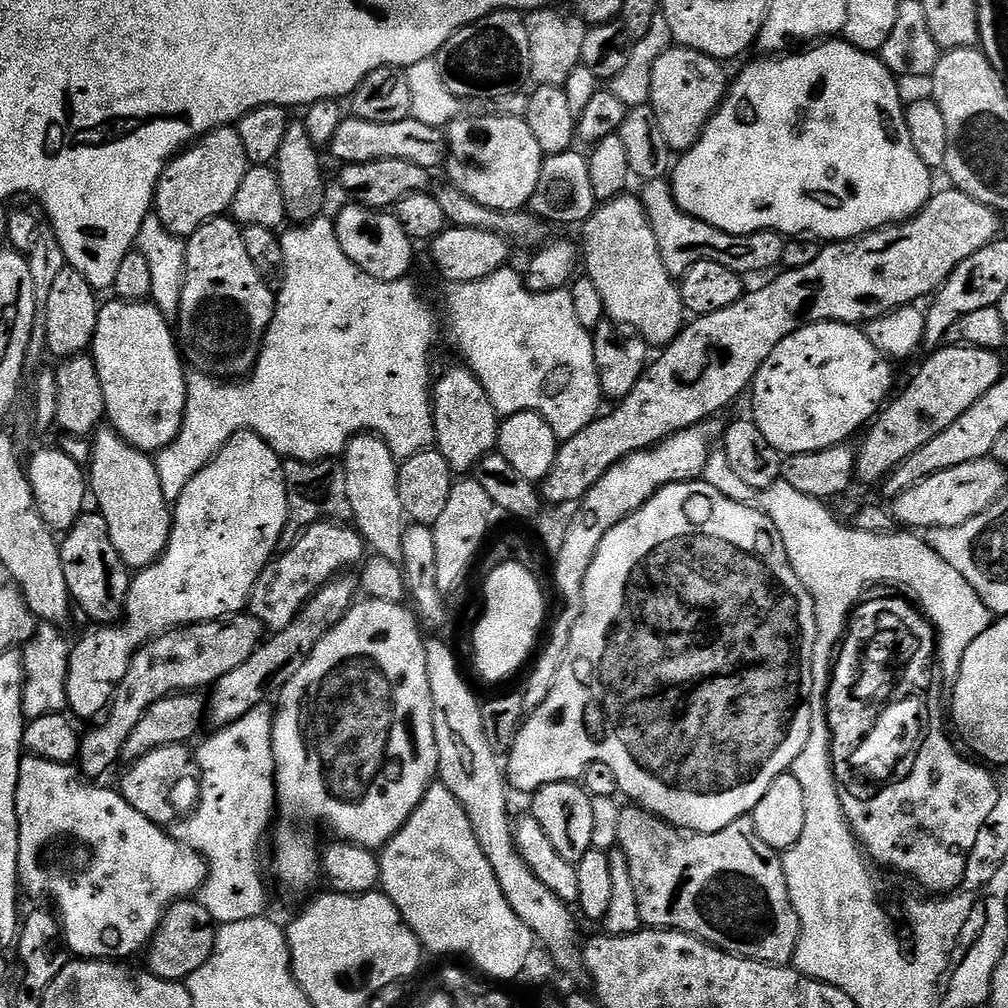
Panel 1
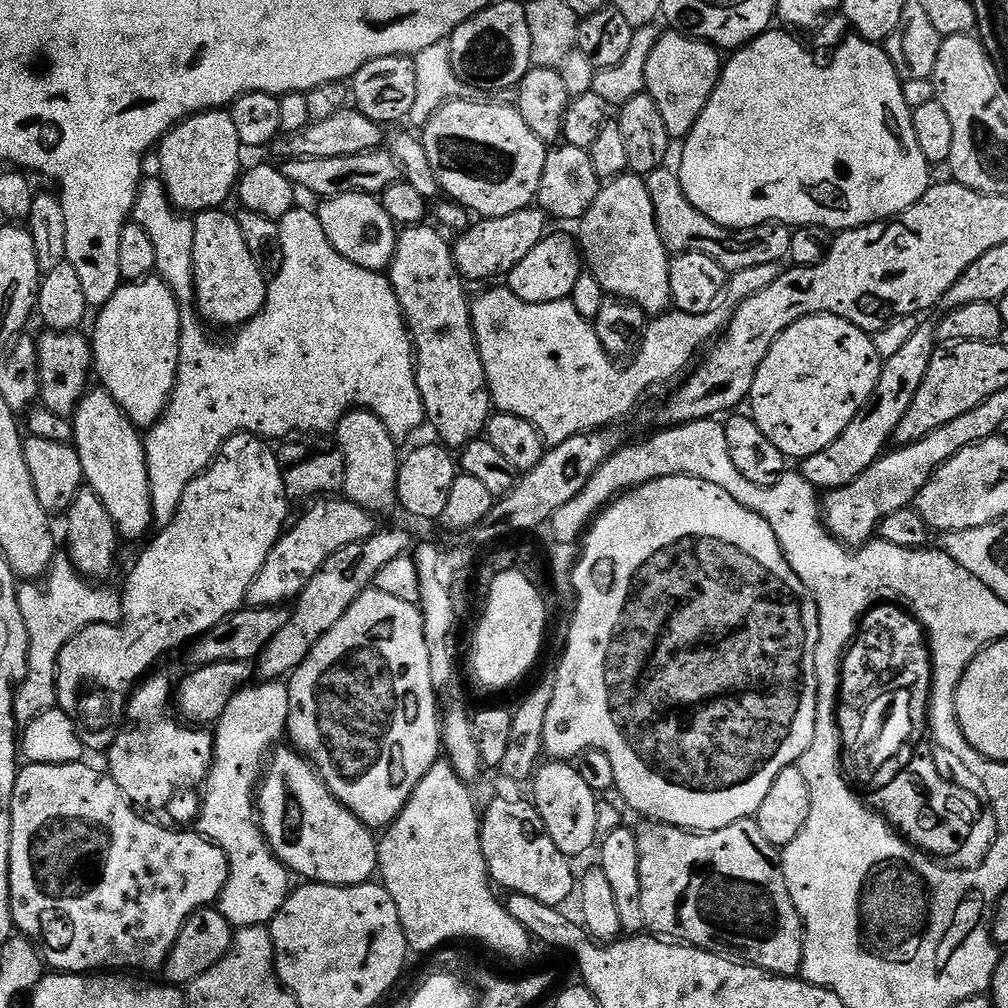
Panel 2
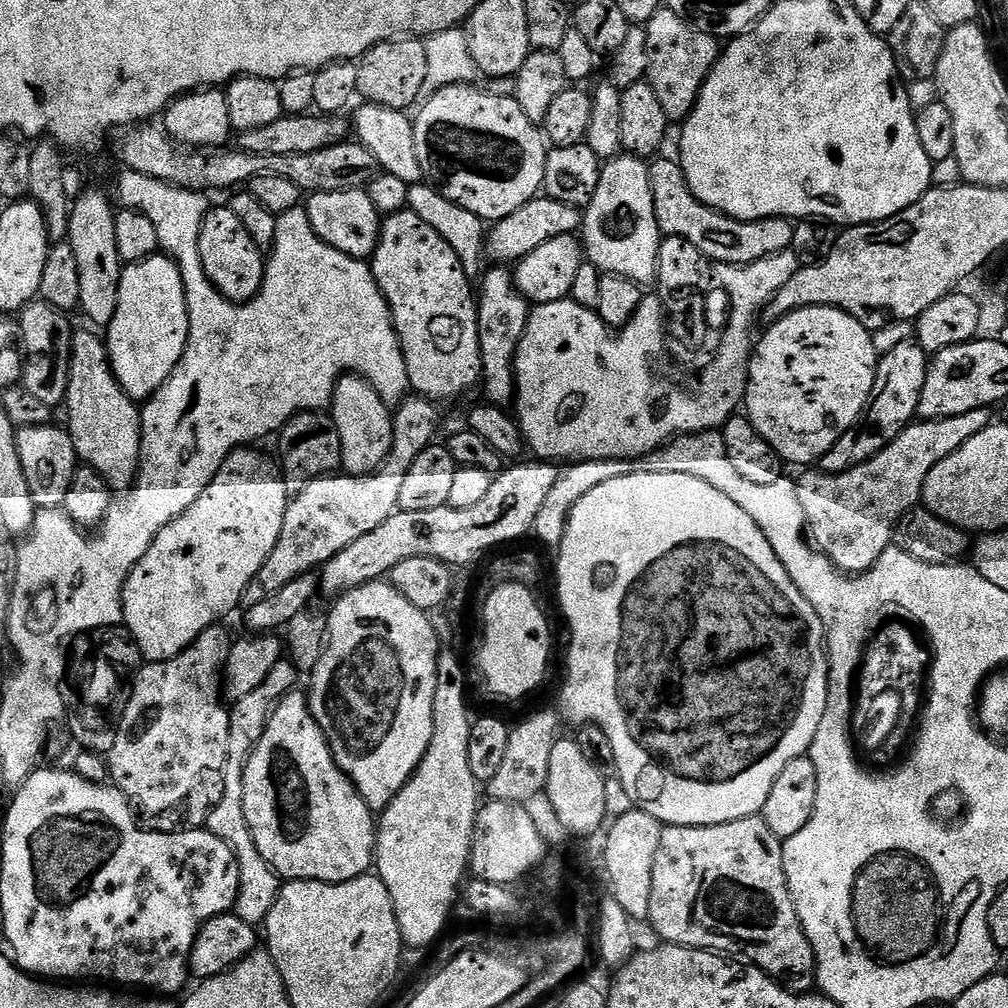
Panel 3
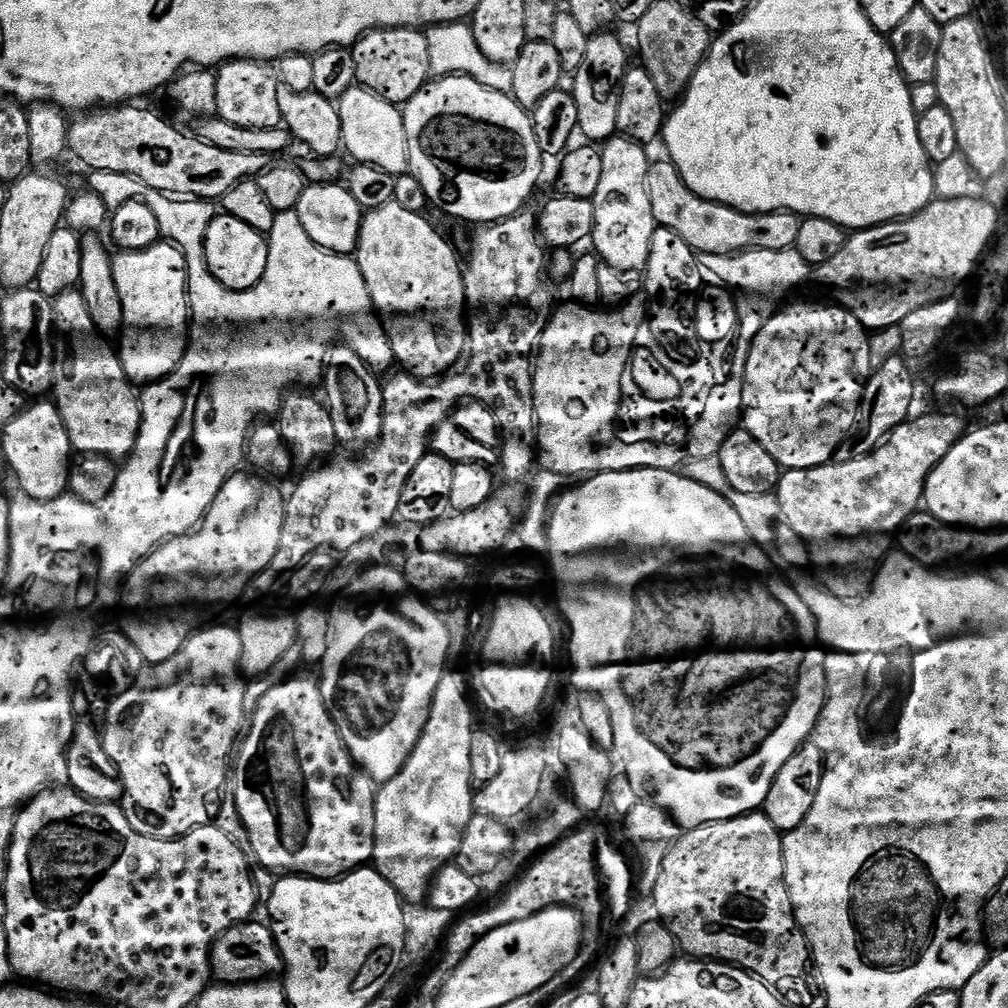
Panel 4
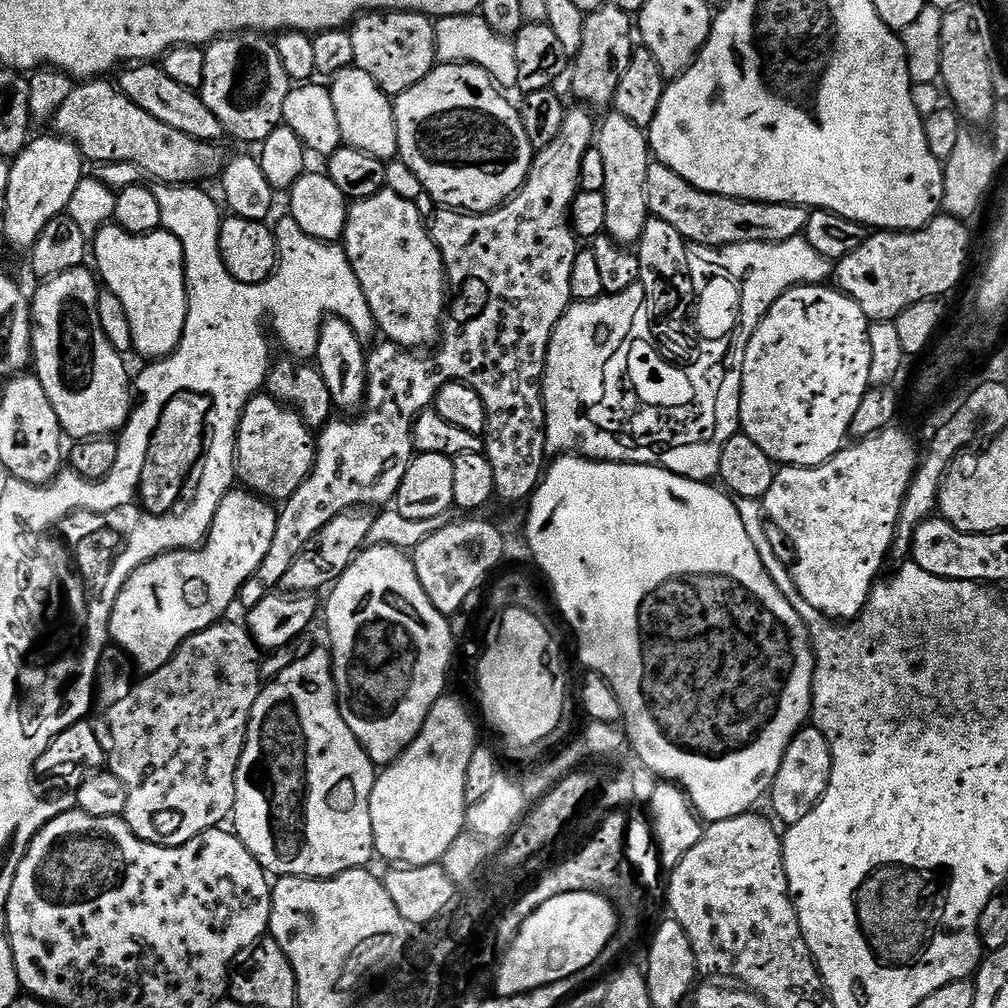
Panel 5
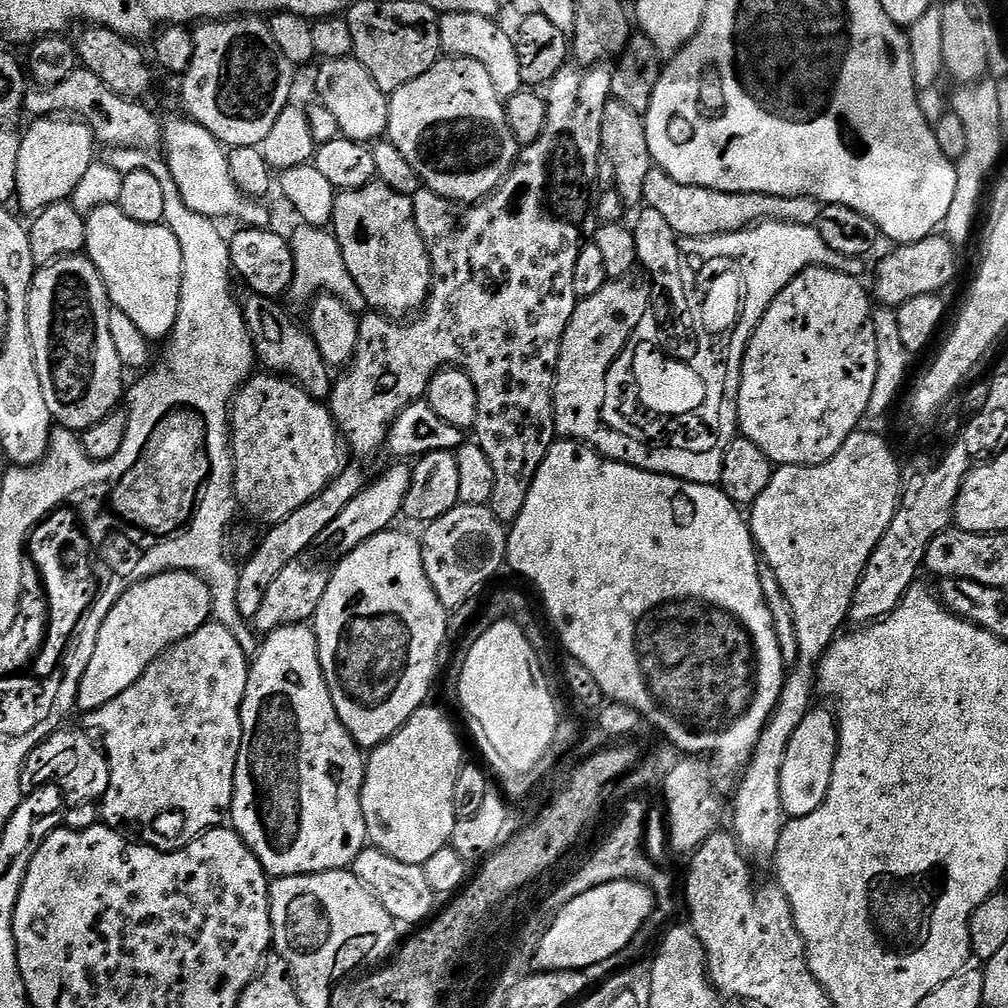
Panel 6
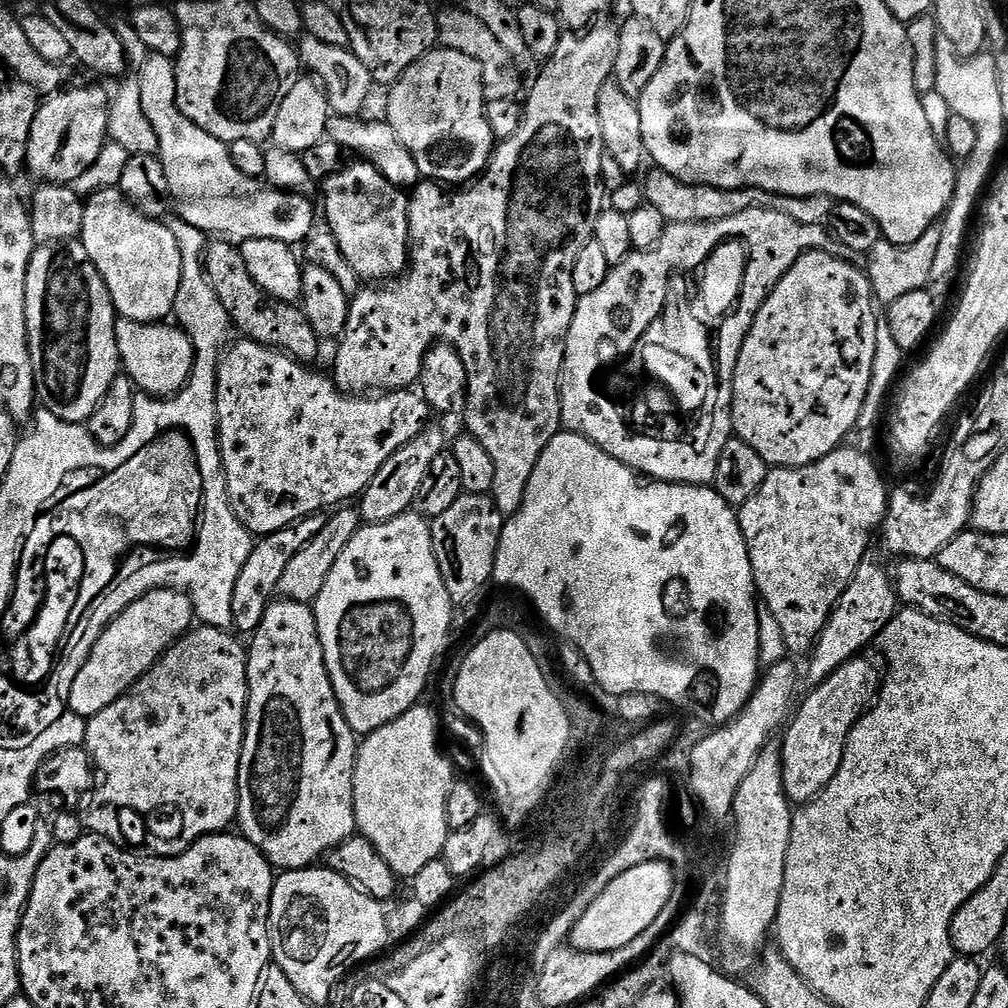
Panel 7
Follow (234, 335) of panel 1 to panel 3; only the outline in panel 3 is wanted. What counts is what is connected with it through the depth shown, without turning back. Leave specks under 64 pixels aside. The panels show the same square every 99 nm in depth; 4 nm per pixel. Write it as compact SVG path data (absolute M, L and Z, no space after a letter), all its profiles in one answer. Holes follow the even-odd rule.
M231 206L213 207L206 214L200 231L200 257L206 278L210 278L213 286L228 300L246 304L260 292L266 271L265 253L250 238L250 234L246 234L246 226L242 226Z

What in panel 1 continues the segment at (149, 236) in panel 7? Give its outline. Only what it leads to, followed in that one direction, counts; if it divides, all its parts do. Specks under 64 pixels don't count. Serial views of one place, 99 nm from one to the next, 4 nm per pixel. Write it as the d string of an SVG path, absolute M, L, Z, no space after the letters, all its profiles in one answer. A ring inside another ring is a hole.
M112 298L108 305L105 303L100 309L90 349L90 355L96 362L98 378L102 382L102 394L106 398L104 414L107 423L130 446L149 454L161 452L170 446L170 442L174 442L182 426L186 406L186 364L173 325L171 328L168 320L169 317L151 302Z

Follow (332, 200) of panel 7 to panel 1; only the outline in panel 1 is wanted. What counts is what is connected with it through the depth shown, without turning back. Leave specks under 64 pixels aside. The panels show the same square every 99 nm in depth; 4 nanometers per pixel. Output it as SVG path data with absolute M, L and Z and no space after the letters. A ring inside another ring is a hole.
M467 366L452 368L445 376L437 375L432 386L432 417L436 431L435 451L446 458L453 473L468 474L476 464L493 455L500 433L501 417L497 416L482 382Z

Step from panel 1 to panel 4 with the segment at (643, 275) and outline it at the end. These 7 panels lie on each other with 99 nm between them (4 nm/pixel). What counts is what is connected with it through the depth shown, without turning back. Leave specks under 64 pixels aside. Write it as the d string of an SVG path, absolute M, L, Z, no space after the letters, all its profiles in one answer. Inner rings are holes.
M619 134L602 148L602 182L598 182L598 190L591 199L594 206L594 230L590 244L603 263L618 270L639 272L648 267L650 242L658 227L650 210L648 193L650 156L644 152L647 152L645 145Z

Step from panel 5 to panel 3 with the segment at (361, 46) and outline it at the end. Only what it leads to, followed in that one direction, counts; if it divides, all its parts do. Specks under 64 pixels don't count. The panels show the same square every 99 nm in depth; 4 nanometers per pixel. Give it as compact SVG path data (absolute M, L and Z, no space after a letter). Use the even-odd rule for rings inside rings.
M420 38L379 44L358 61L358 96L369 104L404 112L412 103L415 105L421 99L425 82L426 43Z

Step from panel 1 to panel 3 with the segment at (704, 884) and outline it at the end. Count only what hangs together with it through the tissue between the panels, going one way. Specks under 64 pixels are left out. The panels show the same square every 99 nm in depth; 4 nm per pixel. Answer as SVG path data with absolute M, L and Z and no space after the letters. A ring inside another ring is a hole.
M759 815L747 816L734 822L725 824L715 824L714 826L702 826L701 828L678 828L668 826L664 828L662 838L658 842L658 854L654 854L654 886L652 887L652 897L650 898L650 914L648 920L652 928L661 937L661 941L670 944L680 944L683 948L701 948L704 952L723 953L724 936L736 940L736 948L741 952L743 959L754 968L763 970L769 978L785 985L800 986L803 980L811 981L816 975L816 955L810 946L808 936L804 932L802 922L796 913L796 903L788 889L788 879L784 869L784 846L770 826Z

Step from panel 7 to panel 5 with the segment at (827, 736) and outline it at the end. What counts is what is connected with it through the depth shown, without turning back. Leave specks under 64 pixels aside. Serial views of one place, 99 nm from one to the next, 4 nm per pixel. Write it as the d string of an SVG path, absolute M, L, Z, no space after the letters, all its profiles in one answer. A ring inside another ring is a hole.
M815 726L801 728L790 742L790 746L786 746L786 754L782 754L778 774L770 789L772 812L781 820L781 825L787 826L802 822L802 818L806 818L806 814L810 814L810 810L818 806L818 802L826 794L831 769L832 755L826 738Z

